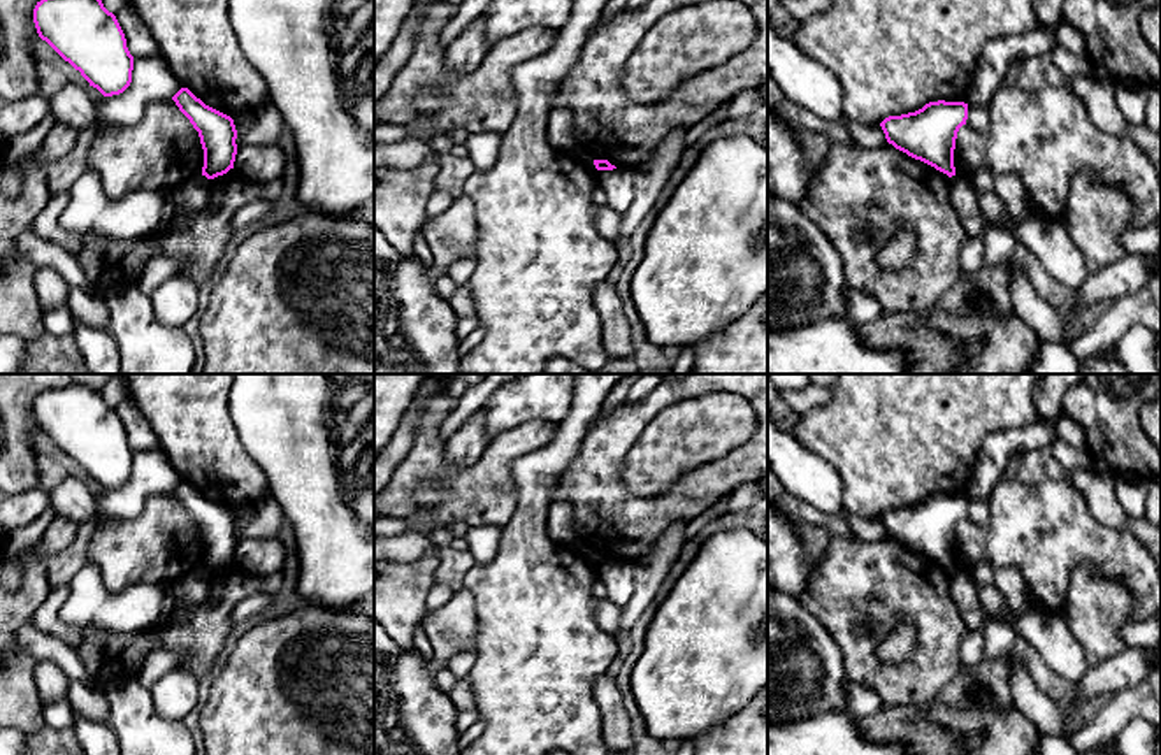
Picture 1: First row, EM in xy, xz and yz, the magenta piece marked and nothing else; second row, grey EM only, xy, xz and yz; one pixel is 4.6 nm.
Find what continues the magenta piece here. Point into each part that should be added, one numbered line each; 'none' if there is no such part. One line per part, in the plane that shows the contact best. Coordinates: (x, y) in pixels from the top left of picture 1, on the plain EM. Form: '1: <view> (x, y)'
none

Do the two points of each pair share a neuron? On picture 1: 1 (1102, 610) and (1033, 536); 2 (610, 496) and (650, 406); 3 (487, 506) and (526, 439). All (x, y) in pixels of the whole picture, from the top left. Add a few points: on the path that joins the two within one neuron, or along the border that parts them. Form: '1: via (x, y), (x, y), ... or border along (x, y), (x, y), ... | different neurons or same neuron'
1: border along (1112, 578), (1082, 562), (1060, 613) | different neurons
2: via (610, 473), (610, 445), (627, 427) | same neuron
3: via (487, 488), (489, 469), (508, 450) | same neuron

